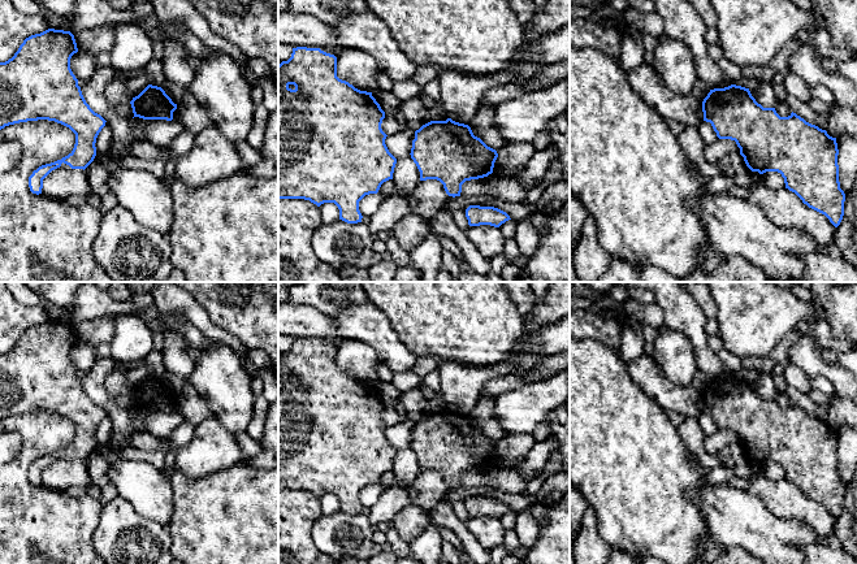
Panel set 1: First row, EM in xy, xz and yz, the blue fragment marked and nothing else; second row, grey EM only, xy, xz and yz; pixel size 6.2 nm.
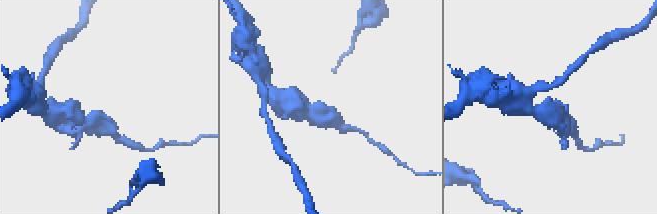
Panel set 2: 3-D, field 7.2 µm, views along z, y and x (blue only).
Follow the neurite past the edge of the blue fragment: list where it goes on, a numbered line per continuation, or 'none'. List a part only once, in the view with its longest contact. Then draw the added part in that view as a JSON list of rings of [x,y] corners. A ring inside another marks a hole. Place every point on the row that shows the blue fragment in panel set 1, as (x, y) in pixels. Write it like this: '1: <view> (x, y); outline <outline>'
none

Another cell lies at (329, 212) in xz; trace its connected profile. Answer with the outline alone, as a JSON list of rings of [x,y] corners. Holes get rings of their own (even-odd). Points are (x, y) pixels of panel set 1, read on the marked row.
[[[324,203],[319,208],[321,224],[328,225],[339,220],[339,209],[334,203]]]

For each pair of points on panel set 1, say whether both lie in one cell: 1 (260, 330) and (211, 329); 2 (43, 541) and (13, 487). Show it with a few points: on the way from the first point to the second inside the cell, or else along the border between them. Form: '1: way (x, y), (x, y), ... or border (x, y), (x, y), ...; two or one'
1: border (200, 306), (217, 328), (234, 335); two
2: way (30, 528), (13, 511), (13, 500); one

